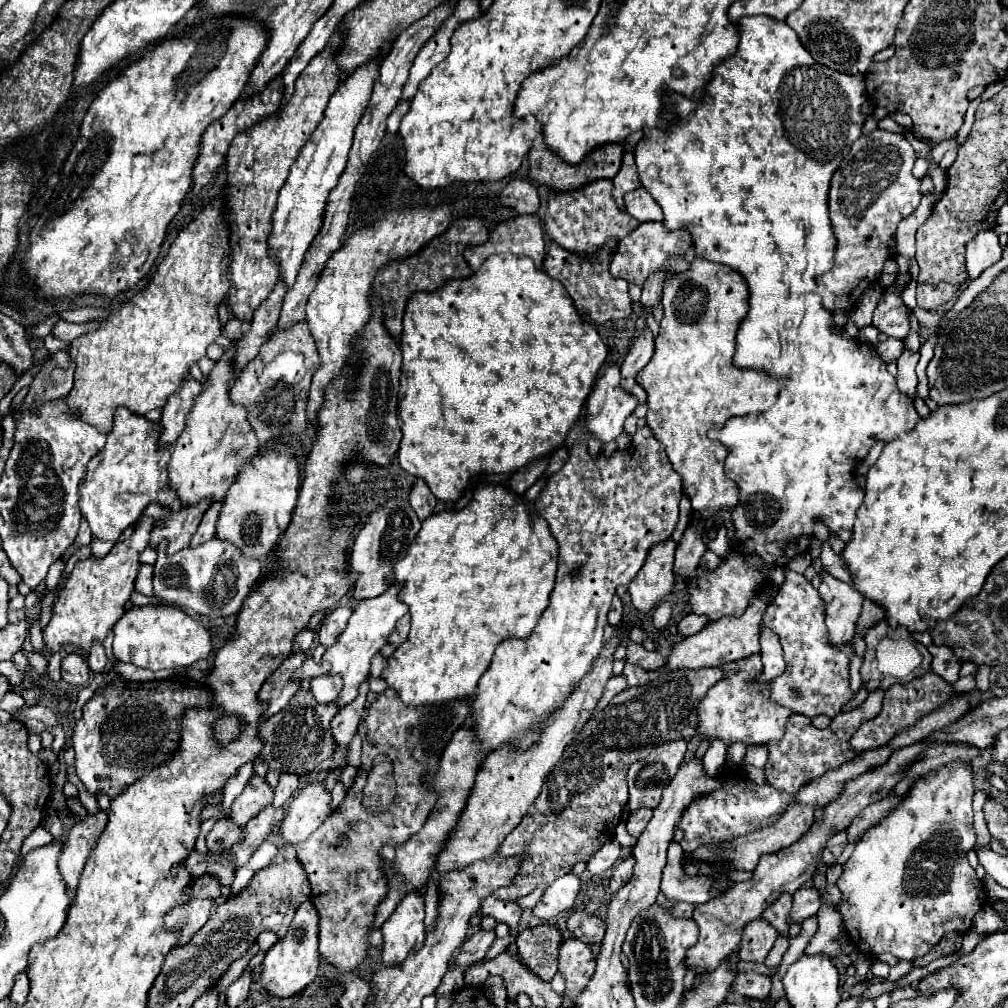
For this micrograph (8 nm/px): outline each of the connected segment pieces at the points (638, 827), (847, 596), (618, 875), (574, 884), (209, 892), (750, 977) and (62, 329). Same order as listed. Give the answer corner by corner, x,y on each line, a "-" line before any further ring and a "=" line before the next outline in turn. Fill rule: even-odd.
638,809
638,811
630,813
628,823
626,823
628,833
630,833
632,837
638,837
638,835
640,835
640,831
644,831
646,823
650,821
650,817
652,817
652,809
=
822,571
820,577
822,583
818,591
826,603
826,627
830,631
830,641
840,647
856,633
854,627
860,617
864,595
860,595
860,591
856,591
850,583
844,583
826,571
=
632,857
620,861
612,869
612,877
610,877
610,891
612,893
616,893
620,887
624,887
628,883
628,879
632,877
632,869
634,869
634,859
=
564,875
556,879
542,895
538,905
532,909
532,915
538,919
554,919
562,911
570,909
574,905
574,899
580,891
582,881
574,875
=
200,877
192,883
190,889
186,889
186,895
194,895
194,897
212,897
218,899
220,897
220,885
216,879
212,877
=
742,971
734,983
736,993
752,999
766,999
770,995
770,989
772,989
772,979
756,971
=
58,321
56,323
56,327
52,329
52,333
54,335
58,335
60,339
64,339
64,341
74,341
76,337
82,337
82,335
86,335
86,333
90,333
90,331
96,331
96,329
100,329
102,327
102,321
86,321
86,323
80,323
80,325
74,325
74,323
68,323
68,321

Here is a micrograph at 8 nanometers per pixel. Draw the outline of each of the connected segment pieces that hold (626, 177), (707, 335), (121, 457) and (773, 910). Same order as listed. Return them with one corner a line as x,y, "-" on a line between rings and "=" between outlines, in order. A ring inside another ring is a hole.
624,153
622,157
622,167
620,171
616,173
616,177
612,179
614,181
614,201
624,207
624,195
628,191
634,191
640,187
640,179
638,179
638,173
636,173
636,163
634,163
634,155
632,153
=
694,259
688,271
678,273
664,287
664,317
660,321
656,351
648,367
640,371
636,383
648,393
648,415
646,423
654,431
654,437
666,447
668,459
676,473
682,477
684,493
692,503
692,523
710,519
720,511
732,511
738,505
738,485
724,475
726,447
710,439
710,431
720,431
732,415
746,415
746,409
768,409
776,401
778,383
770,375
760,375
760,371
740,371
732,367
732,357
736,349
736,331
740,319
748,313
748,289
744,279
726,265
=
120,409
114,415
114,427
108,435
104,451
90,459
86,479
80,483
80,513
92,531
90,559
102,559
118,541
120,533
134,525
150,503
160,503
170,511
180,511
176,495
168,491
168,451
156,451
160,425
=
784,893
784,895
780,895
764,913
762,913
762,917
780,933
780,935
788,935
788,913
790,913
790,909
792,909
792,895
788,895
788,893

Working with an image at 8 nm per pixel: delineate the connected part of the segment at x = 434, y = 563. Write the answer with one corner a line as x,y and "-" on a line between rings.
480,485
474,491
472,501
460,509
460,511
440,511
440,513
432,513
424,523
422,529
418,531
414,543
410,545
406,557
396,563
394,567
394,585
400,587
400,601
406,603
410,607
410,615
412,615
412,629
410,635
406,639
406,643
402,643
390,657
388,657
388,669
384,673
384,681
388,683
388,687
392,687
398,697
402,699
404,705
446,705
452,701
460,701
460,699
468,699
474,695
476,691
476,683
480,679
480,675
488,669
492,655
496,651
496,647
504,641
504,639
528,639
528,635
532,635
532,629
536,627
544,607
548,607
548,595
554,587
554,577
556,577
556,561
558,561
558,547
556,541
552,541
552,535
548,531
548,523
544,523
544,519
540,519
534,511
532,511
532,503
524,505
520,503
518,495
514,495
510,489
502,487
502,485

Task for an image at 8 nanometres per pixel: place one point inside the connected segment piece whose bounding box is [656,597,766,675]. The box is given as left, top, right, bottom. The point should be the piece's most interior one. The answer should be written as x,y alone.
724,641

